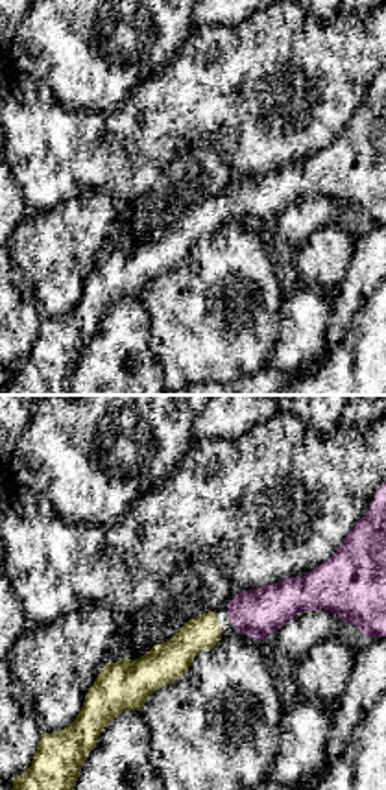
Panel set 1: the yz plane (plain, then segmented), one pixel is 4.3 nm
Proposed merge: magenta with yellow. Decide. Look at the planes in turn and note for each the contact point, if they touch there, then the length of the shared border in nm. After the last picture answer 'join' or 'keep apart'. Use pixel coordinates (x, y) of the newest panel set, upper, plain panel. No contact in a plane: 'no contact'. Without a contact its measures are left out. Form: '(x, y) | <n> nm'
(229, 207) | 30 nm

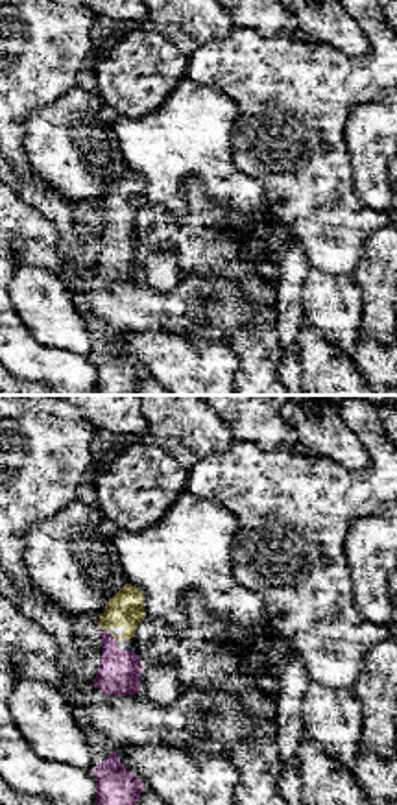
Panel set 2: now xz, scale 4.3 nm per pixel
no contact

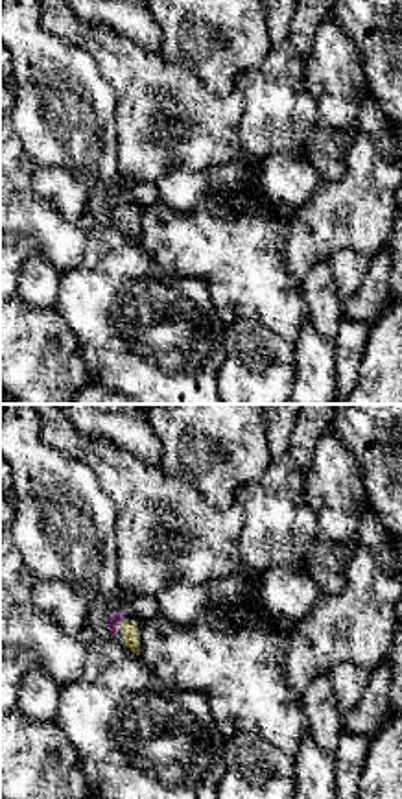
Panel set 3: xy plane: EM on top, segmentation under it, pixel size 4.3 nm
(120, 214) | 50 nm

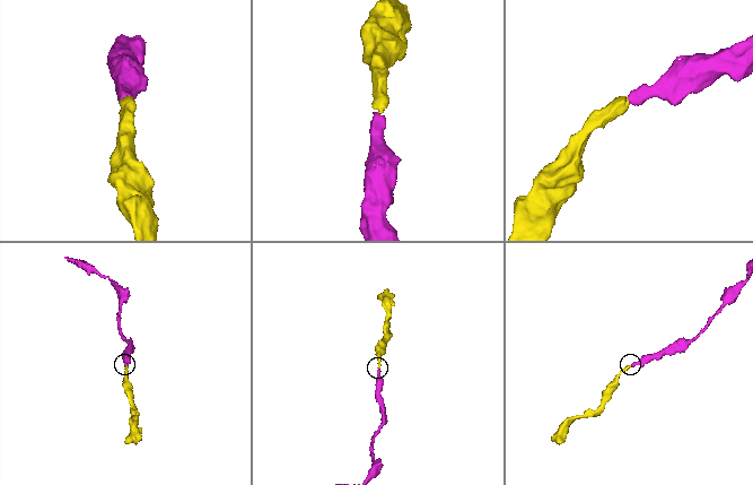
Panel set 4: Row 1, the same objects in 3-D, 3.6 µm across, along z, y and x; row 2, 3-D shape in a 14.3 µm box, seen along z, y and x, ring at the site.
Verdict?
join

